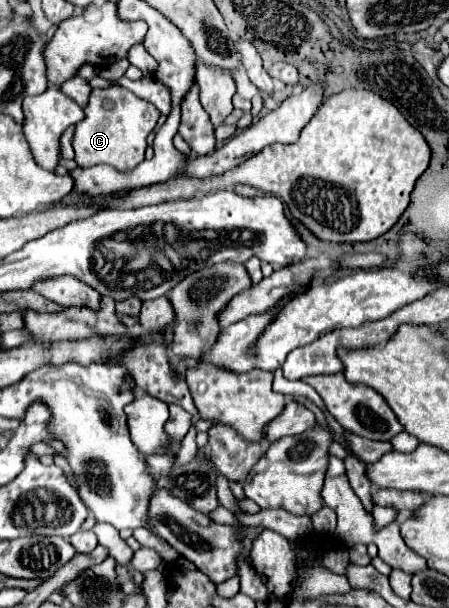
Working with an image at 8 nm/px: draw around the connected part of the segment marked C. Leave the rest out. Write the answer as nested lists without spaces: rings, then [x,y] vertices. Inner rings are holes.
[[[110,86],[110,88],[96,88],[90,94],[88,106],[84,108],[86,118],[76,126],[76,136],[74,136],[74,162],[80,168],[90,168],[96,164],[110,164],[120,172],[128,172],[136,168],[144,160],[144,148],[146,148],[146,138],[154,128],[160,118],[160,112],[152,108],[152,104],[140,100],[134,92],[128,92],[126,88],[120,86]],[[104,100],[112,102],[112,108],[104,108]]]

